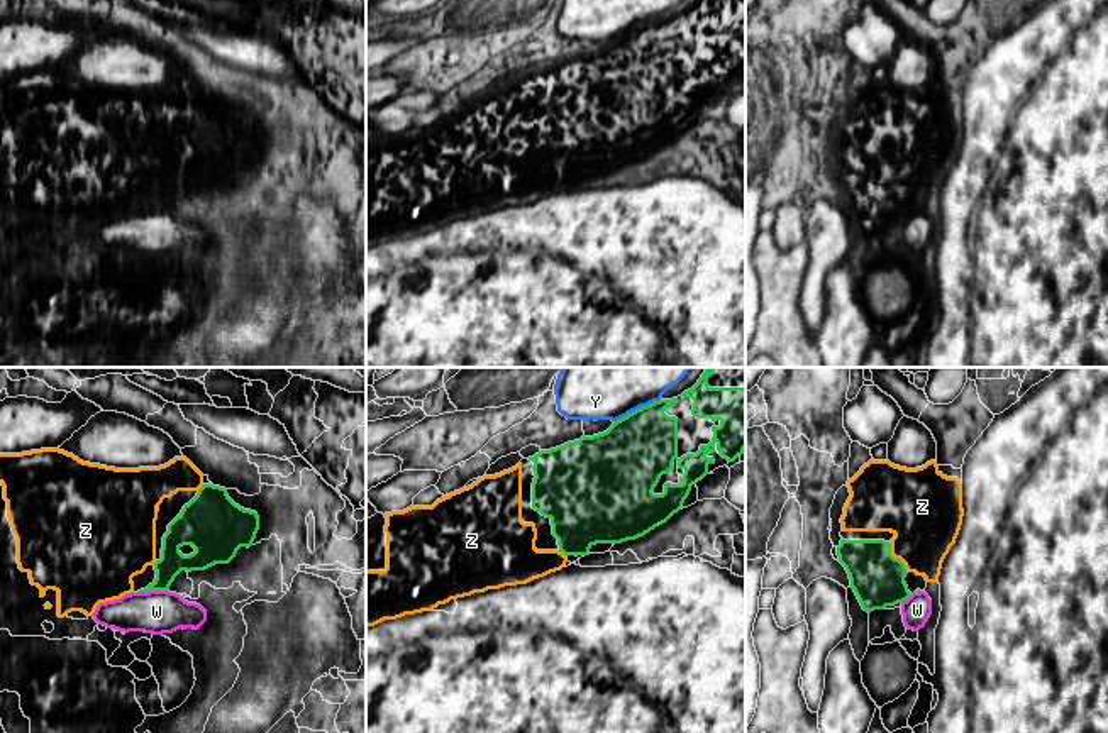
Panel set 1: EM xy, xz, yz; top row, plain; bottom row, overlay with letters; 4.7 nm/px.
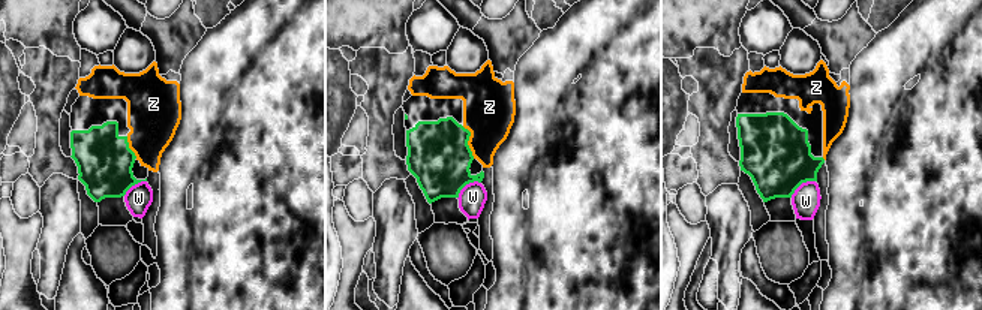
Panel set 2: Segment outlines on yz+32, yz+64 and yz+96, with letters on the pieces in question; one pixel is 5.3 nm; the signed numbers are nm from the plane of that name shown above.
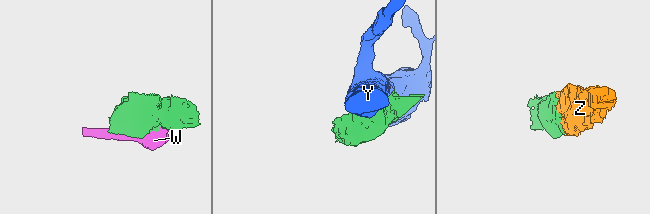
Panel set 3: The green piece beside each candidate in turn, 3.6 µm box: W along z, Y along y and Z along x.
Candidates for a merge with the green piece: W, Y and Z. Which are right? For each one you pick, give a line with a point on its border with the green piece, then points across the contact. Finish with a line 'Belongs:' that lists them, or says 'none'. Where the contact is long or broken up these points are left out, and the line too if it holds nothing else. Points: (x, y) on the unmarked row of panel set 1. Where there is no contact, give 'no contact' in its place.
Z: yz (897, 180)
Belongs: Z

